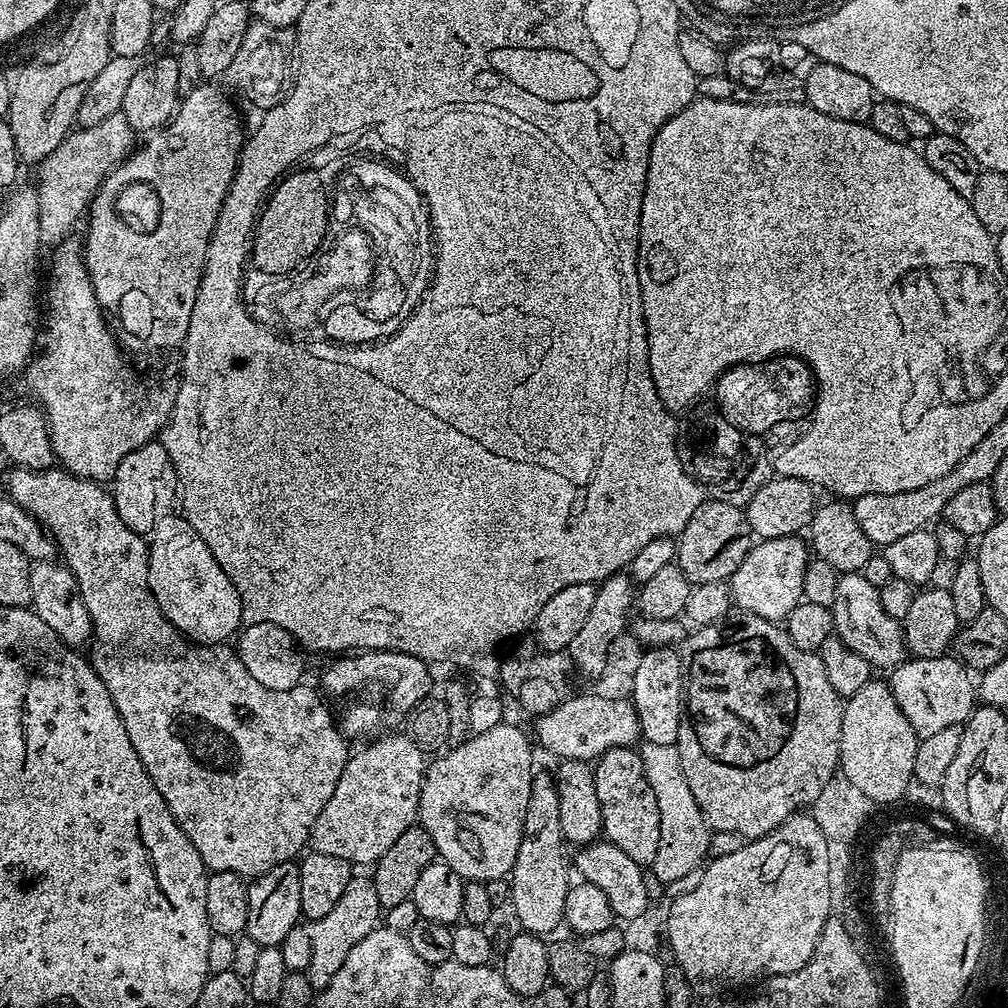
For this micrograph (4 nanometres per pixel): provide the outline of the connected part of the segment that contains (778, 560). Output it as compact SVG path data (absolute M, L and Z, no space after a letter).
M799 535L770 538L753 543L751 550L742 558L742 566L734 570L730 577L730 600L748 616L761 616L773 622L787 621L789 614L804 600L802 578L806 578L806 568L810 559L810 548L800 541Z

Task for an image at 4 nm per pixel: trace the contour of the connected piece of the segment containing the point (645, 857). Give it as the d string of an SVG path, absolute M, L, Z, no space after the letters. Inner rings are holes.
M635 747L611 748L604 752L594 764L594 786L598 790L598 806L602 810L602 836L605 841L618 850L622 850L629 858L634 858L641 866L651 866L655 855L658 854L659 812L654 791L646 780L643 770L643 760Z

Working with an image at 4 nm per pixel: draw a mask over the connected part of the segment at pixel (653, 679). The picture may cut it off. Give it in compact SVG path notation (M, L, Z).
M675 647L648 648L643 653L638 670L634 673L630 699L638 714L643 743L667 746L675 744L686 715L684 661Z

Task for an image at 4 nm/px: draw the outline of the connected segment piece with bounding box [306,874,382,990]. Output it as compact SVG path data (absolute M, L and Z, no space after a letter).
M360 874L353 875L350 886L346 886L342 898L338 898L334 910L330 910L330 914L326 914L326 918L311 921L314 951L306 975L313 989L324 988L332 981L334 974L338 974L338 970L342 970L342 962L346 962L350 950L354 950L354 946L358 946L358 942L362 942L362 938L366 938L366 934L373 932L381 920L382 909L378 902L378 890L375 883L369 877L367 880Z

